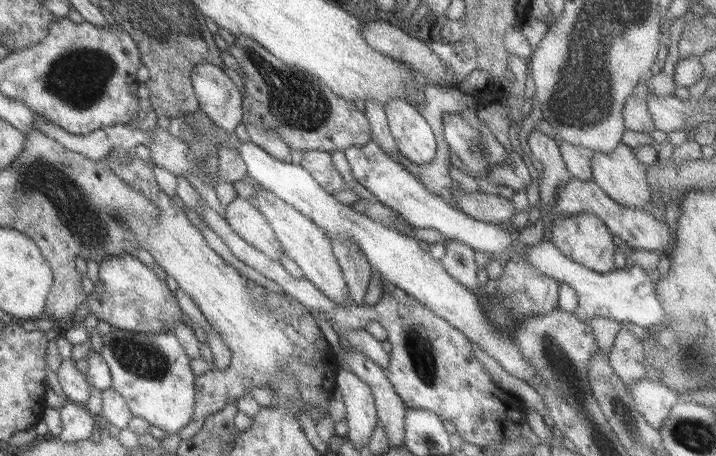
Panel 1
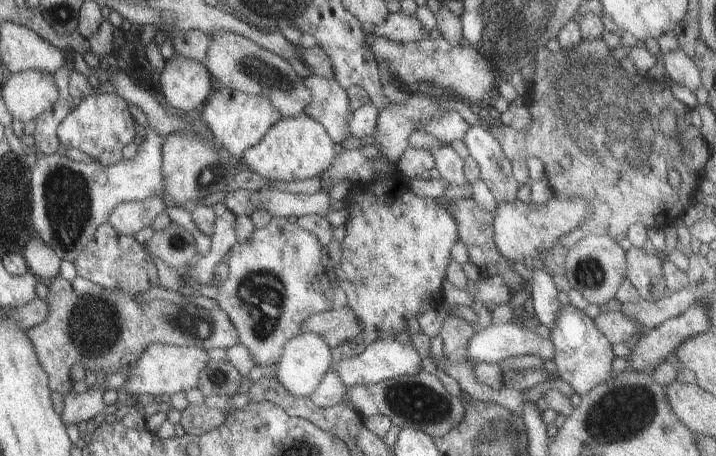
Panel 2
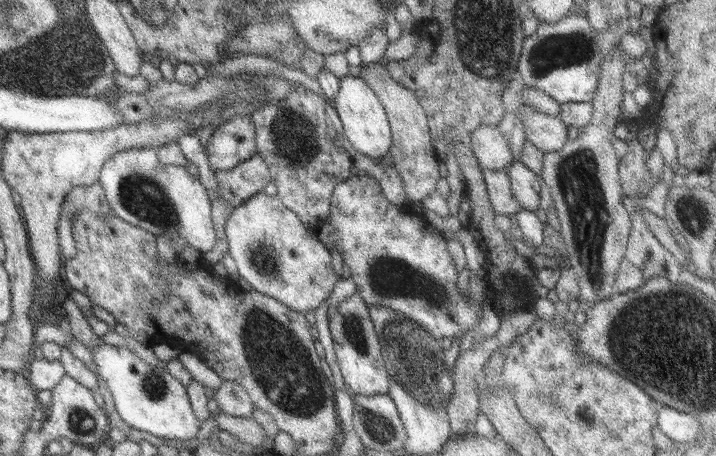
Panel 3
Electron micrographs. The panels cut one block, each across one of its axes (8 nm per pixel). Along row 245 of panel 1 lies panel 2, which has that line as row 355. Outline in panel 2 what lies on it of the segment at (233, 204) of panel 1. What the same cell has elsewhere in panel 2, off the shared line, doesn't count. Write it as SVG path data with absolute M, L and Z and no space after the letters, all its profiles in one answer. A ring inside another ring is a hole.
M271 217L263 228L254 228L239 242L228 250L227 278L221 286L212 290L215 303L229 318L235 328L238 344L247 350L255 366L272 366L275 364L283 344L301 334L301 322L316 312L331 309L333 288L321 264L321 246L313 234L295 226L290 218Z

